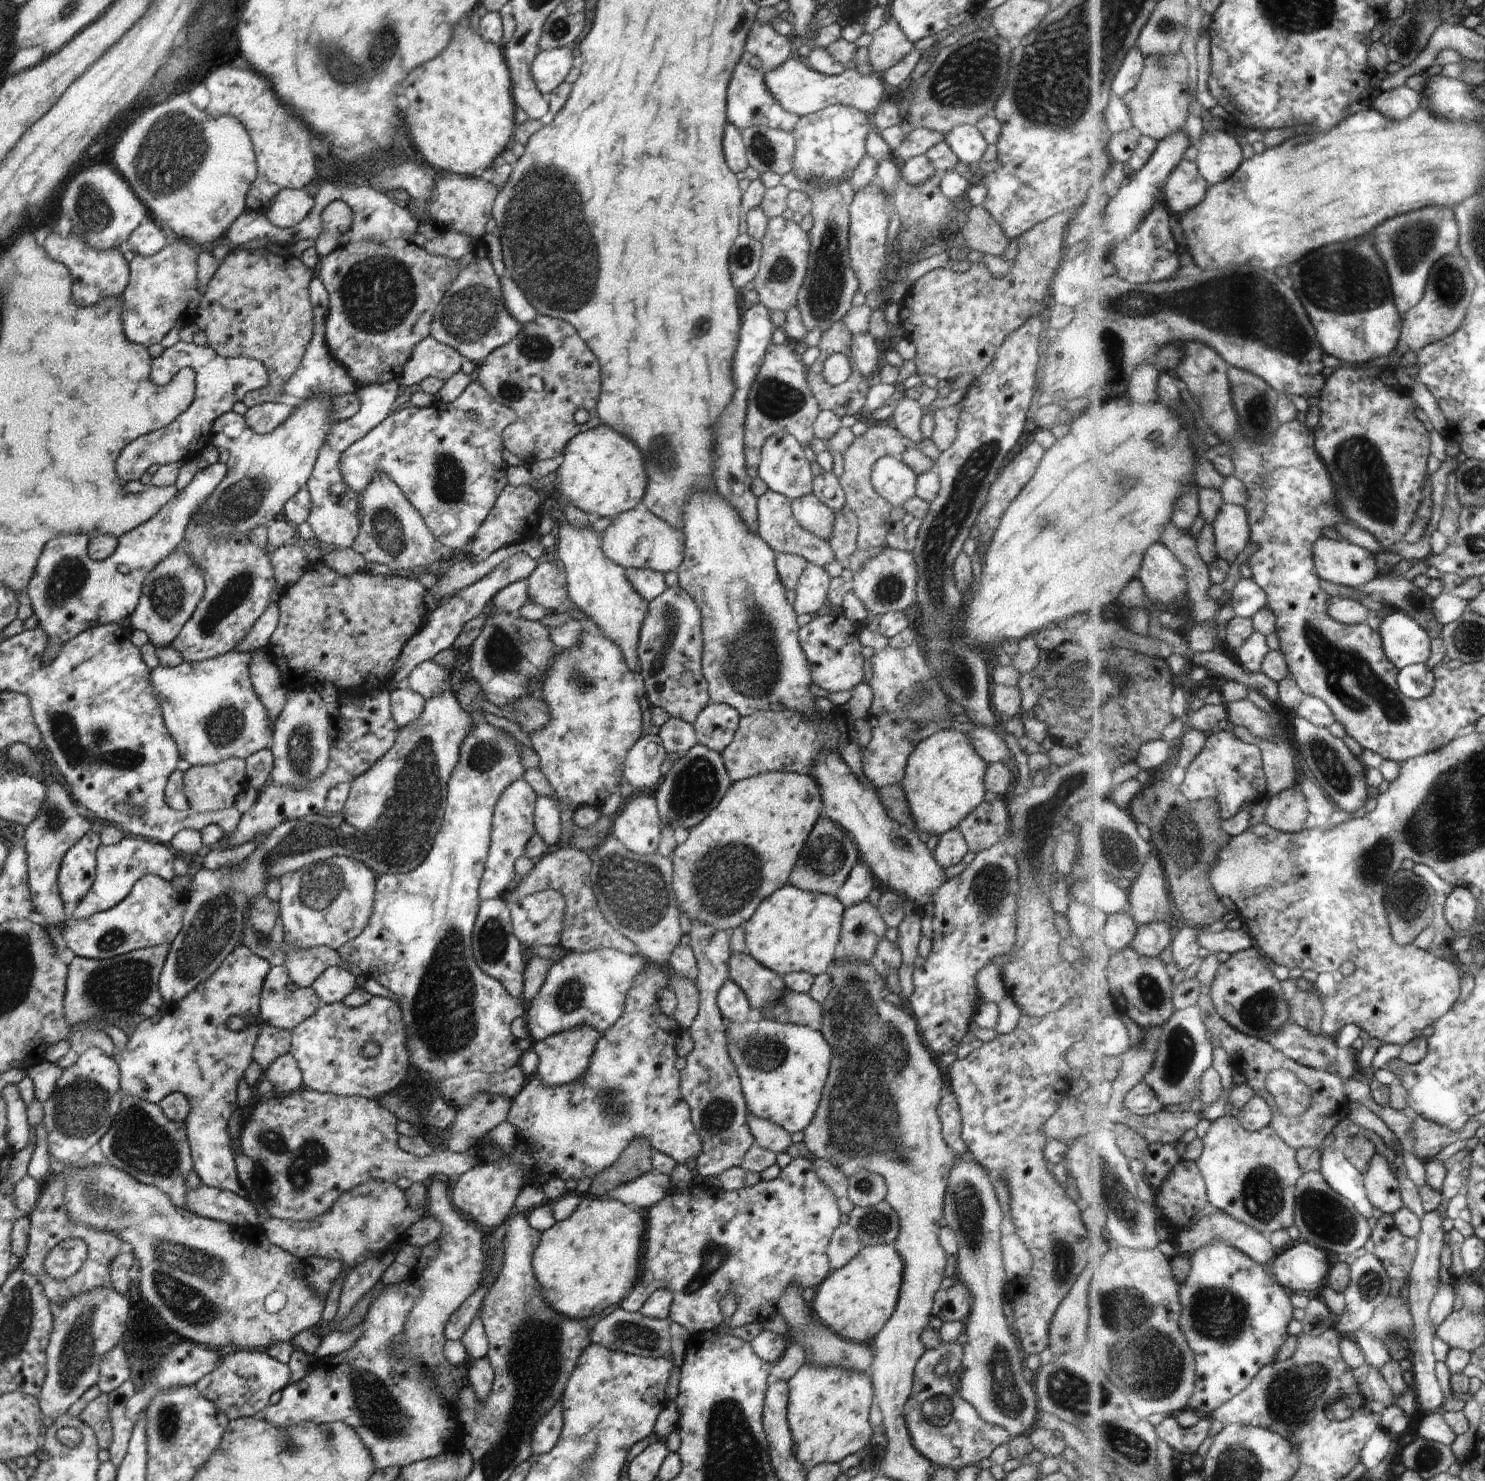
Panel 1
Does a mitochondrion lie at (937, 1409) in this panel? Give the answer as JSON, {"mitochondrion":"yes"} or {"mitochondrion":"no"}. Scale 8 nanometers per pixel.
{"mitochondrion":"yes"}

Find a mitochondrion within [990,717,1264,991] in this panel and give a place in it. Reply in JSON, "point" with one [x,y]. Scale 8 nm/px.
{"point":[1038,821]}

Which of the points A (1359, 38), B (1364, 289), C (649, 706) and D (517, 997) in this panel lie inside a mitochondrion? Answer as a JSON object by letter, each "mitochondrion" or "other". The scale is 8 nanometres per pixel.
{"A":"other","B":"mitochondrion","C":"other","D":"other"}

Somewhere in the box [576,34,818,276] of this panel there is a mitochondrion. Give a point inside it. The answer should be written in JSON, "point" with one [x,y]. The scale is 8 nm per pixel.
{"point":[761,148]}

